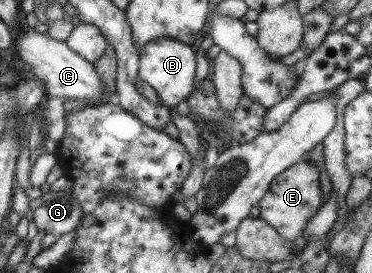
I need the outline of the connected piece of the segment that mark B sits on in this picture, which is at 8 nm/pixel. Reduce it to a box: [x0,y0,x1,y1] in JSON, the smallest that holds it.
[138,37,195,107]

